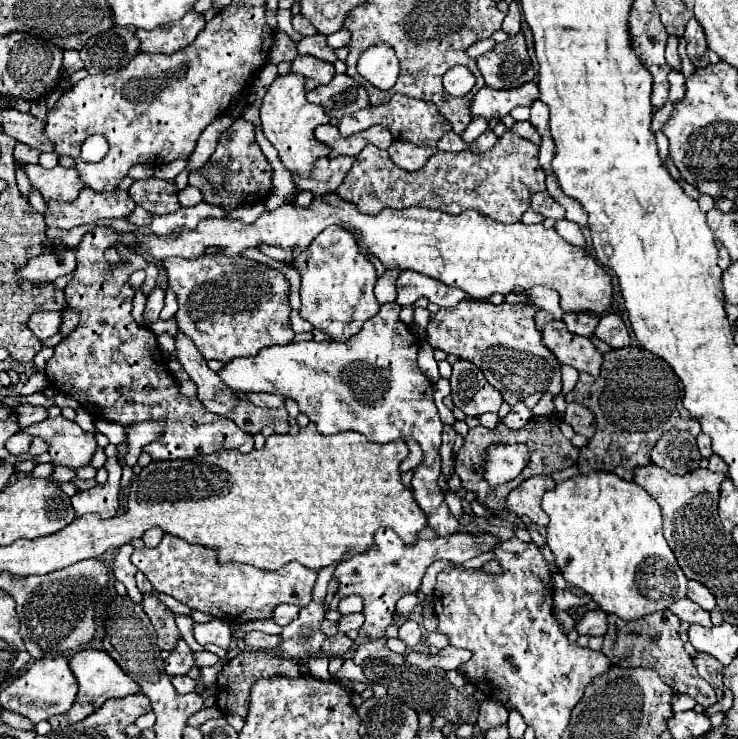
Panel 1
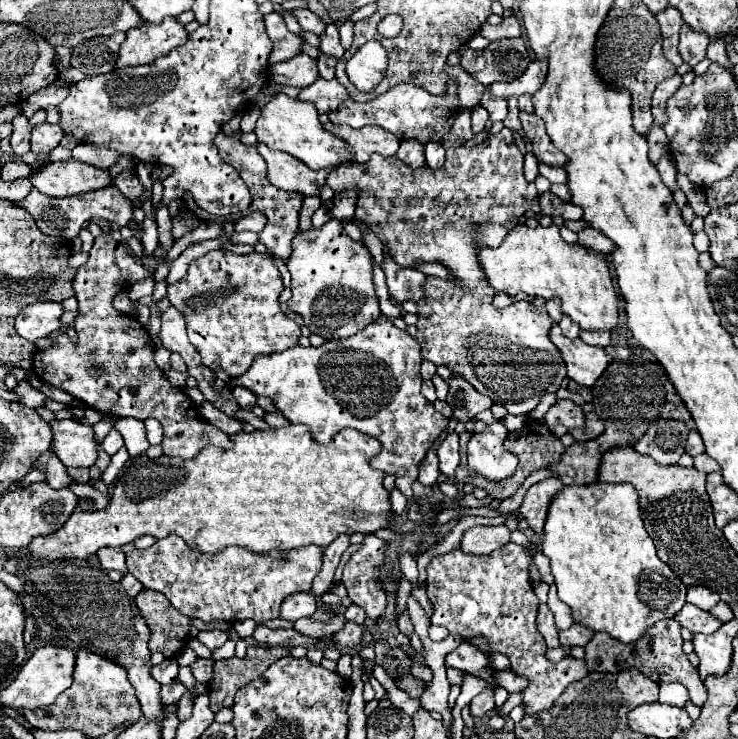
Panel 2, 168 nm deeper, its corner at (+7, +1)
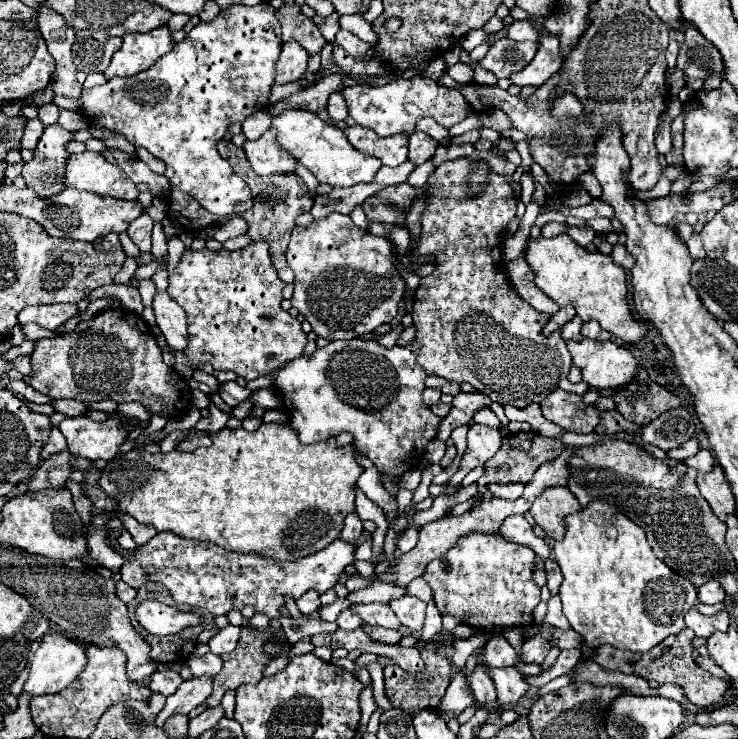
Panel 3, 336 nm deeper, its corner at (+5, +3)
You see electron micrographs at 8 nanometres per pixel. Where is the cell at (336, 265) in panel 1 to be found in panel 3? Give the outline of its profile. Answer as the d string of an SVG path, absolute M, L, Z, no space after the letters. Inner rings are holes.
M329 214L305 228L295 226L287 248L287 264L295 272L291 302L309 320L317 336L353 340L397 316L405 280L395 268L393 242L359 230L345 214Z

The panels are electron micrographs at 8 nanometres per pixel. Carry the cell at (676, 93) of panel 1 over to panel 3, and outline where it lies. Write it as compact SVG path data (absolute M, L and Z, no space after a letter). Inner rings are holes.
M667 112L661 116L661 124L657 128L657 150L659 154L667 154L671 150L671 118L667 118Z

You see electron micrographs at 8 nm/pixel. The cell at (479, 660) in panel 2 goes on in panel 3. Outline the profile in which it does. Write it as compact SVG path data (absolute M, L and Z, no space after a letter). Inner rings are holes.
M493 668L493 670L489 670L489 676L493 678L493 682L497 686L497 704L499 706L515 704L529 690L525 676L517 668Z

